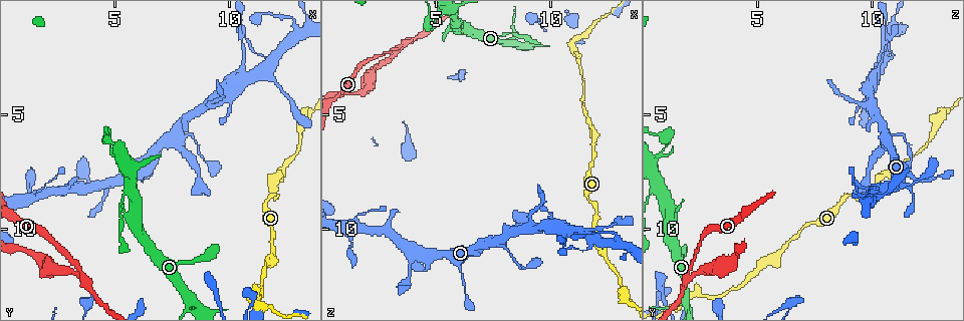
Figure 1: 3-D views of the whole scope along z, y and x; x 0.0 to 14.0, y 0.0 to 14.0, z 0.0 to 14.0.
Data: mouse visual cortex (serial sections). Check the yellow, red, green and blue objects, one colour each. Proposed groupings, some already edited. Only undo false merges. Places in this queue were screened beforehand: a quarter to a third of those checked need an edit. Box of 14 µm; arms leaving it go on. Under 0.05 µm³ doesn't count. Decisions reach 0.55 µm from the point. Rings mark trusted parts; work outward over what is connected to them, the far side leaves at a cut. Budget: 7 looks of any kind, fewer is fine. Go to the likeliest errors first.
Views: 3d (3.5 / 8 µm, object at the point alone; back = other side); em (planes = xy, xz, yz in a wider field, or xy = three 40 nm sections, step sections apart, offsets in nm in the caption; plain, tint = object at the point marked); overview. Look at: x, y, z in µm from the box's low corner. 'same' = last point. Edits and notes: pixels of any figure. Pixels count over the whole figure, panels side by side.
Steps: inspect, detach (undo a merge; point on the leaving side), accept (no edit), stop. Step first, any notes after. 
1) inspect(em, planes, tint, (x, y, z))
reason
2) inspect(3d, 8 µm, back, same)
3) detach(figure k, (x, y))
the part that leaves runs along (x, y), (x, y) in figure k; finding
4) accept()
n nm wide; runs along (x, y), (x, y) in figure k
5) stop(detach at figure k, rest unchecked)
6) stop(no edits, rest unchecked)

inspect(3d, 8 µm, back, (3.7, 12.1, 1.9))
two arms at a narrow angle

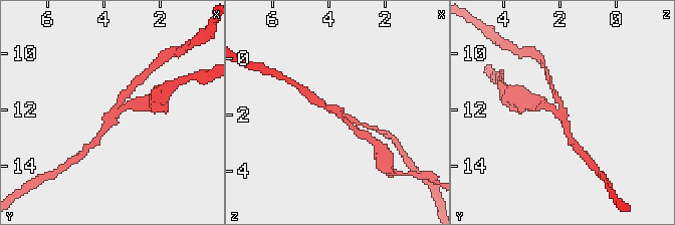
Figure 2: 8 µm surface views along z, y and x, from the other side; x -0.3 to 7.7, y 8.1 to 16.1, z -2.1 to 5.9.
inspect(em, xy, step 2, tint, (3.5, 12.0, 2.0))
3 arms; arms of 200, 200, 250 nm; shape alone is not enough

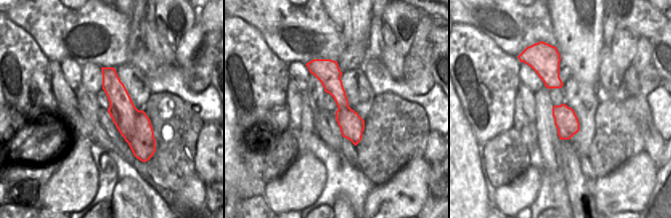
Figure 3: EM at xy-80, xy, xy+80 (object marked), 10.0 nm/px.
detach(figure 2, (540, 105))
the part that leaves runs along (345, 120), (350, 126), (376, 144) in figure 2; two cells meet here

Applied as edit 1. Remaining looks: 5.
inspect(overview)

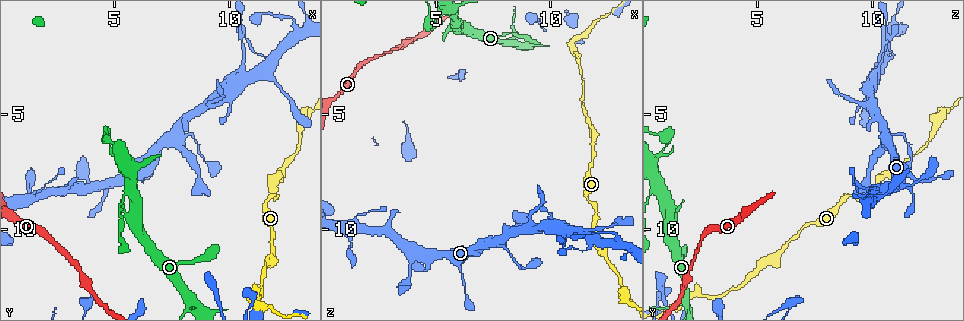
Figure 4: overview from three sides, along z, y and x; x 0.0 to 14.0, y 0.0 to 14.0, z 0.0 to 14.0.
inspect(3d, 8 µm, (5.1, 6.2, 1.1))
narrows sharply

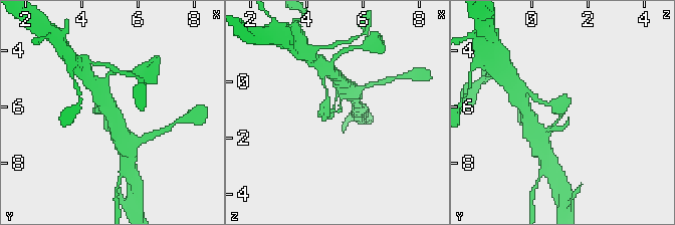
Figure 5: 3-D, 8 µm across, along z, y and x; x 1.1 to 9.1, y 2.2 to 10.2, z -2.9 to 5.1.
inspect(3d, 3.5 µm, back, (5.1, 6.3, 1.1))
zoom in

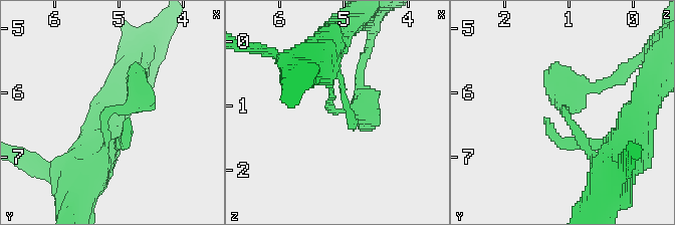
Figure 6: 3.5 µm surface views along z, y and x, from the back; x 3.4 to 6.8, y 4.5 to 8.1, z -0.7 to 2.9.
inspect(em, xy, step 3, tint, (5.05, 6.25, 1.10))
shape alone is not enough

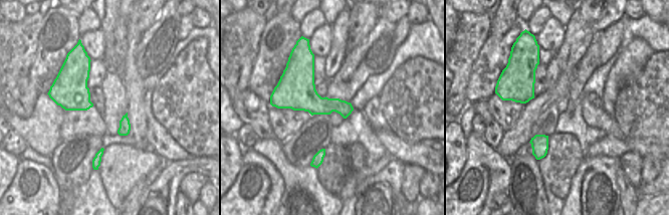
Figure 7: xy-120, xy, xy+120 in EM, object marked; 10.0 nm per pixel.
accept()
continuous, no second cell

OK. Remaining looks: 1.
stop(detach at figure 2, rest unchecked)

